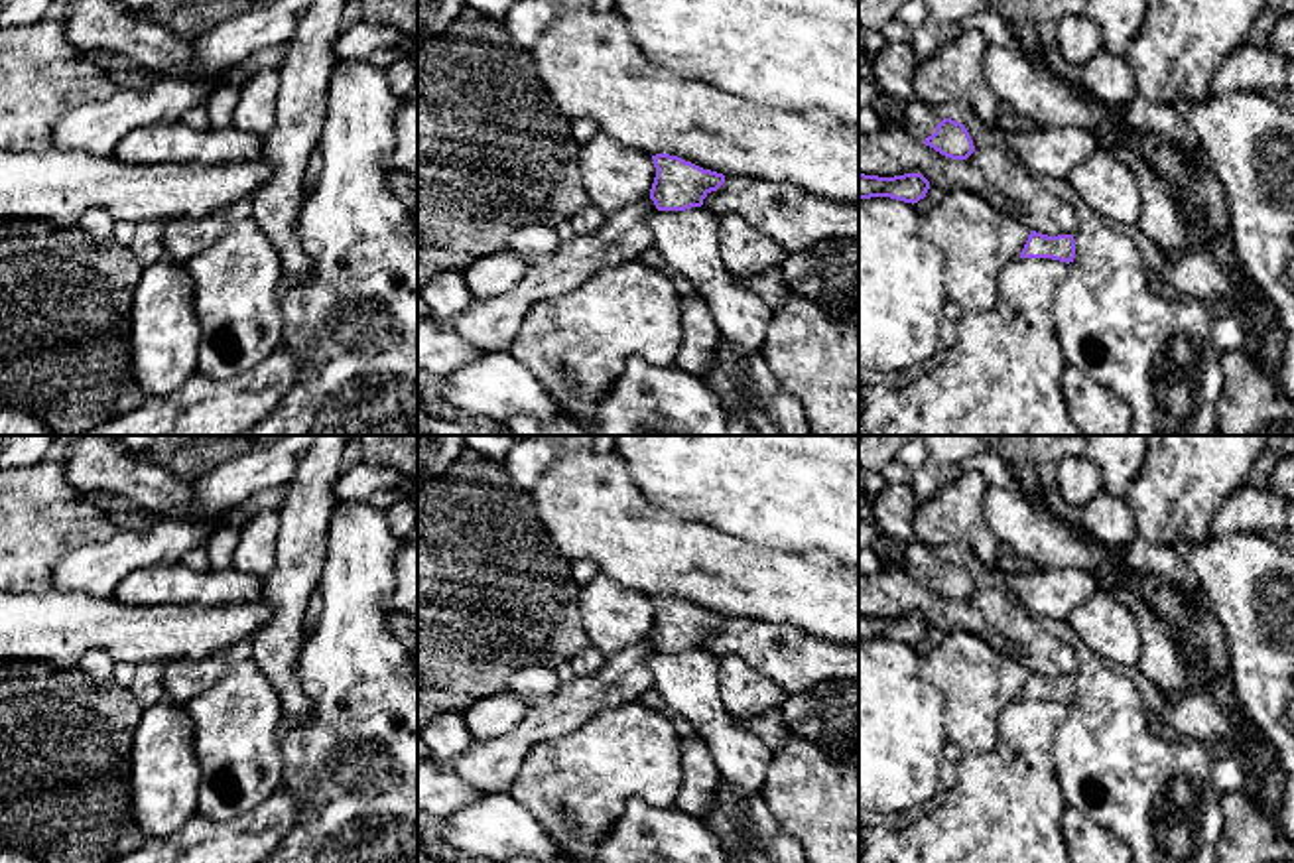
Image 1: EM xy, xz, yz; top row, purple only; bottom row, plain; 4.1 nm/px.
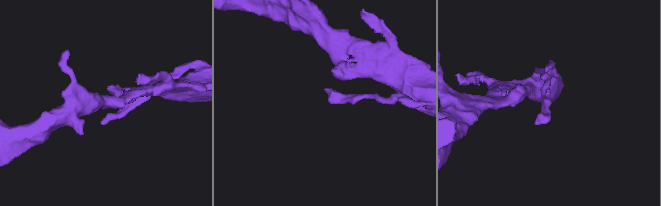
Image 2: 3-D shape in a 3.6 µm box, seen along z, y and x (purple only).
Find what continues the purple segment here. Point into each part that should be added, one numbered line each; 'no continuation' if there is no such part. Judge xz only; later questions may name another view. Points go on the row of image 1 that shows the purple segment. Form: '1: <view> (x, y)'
1: xz (688, 241)

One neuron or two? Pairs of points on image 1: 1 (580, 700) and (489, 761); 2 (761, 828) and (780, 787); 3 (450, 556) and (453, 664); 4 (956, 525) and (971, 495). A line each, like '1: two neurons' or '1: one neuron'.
1: one neuron
2: two neurons
3: one neuron
4: one neuron

